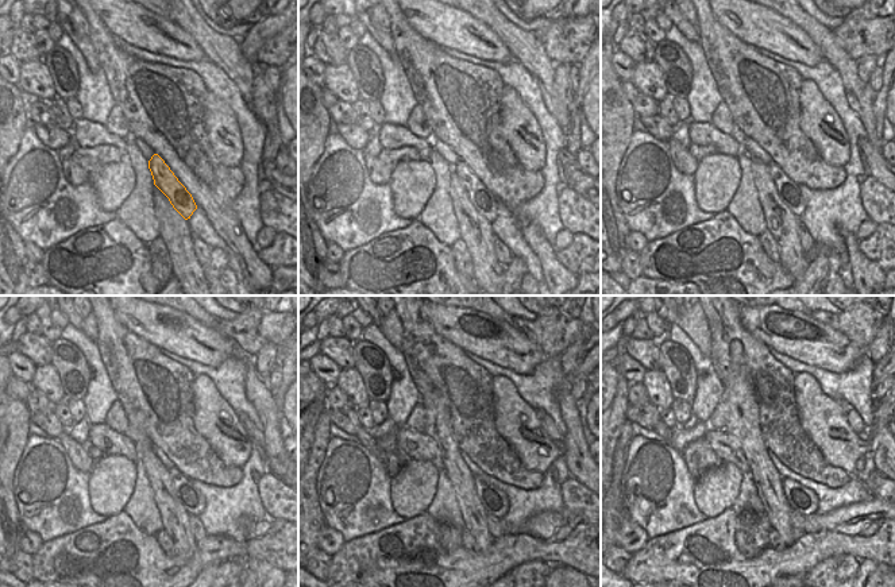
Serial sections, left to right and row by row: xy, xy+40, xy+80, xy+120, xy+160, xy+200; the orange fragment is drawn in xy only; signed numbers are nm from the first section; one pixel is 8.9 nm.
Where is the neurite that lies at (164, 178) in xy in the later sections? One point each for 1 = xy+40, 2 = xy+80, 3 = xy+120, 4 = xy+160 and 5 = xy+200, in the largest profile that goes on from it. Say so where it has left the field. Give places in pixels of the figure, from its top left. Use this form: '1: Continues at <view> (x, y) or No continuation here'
1: Continues at xy+40 (486, 203)
2: Continues at xy+80 (790, 192)
3: Continues at xy+120 (189, 498)
4: Continues at xy+160 (496, 504)
5: Continues at xy+200 (802, 501).

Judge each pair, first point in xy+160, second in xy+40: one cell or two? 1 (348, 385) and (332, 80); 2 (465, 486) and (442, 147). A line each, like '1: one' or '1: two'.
1: one
2: two

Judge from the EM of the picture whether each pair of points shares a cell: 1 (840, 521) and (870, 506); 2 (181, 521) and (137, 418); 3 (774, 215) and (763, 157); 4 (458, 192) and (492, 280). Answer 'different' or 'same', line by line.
1: same
2: same
3: different
4: same

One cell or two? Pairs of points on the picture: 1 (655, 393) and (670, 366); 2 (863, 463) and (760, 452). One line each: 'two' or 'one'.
1: two
2: two

